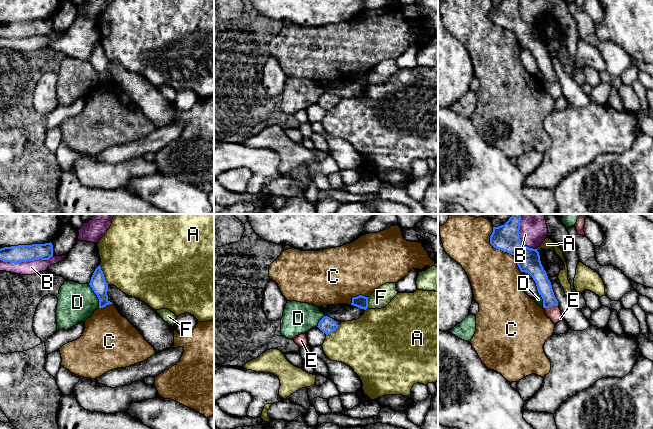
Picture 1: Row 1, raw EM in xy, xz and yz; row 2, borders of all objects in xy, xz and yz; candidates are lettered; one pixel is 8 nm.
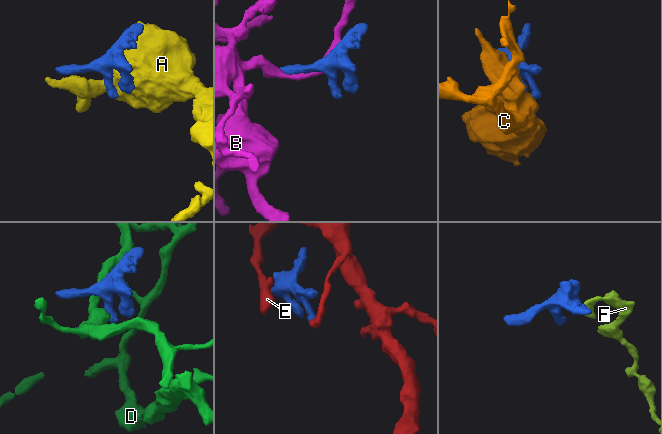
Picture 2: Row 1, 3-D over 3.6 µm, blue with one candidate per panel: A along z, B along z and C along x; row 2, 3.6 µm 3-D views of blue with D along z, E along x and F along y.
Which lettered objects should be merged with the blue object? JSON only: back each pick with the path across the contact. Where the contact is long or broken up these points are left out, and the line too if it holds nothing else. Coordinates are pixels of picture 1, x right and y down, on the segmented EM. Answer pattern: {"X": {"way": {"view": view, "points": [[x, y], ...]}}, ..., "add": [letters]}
{"add": []}

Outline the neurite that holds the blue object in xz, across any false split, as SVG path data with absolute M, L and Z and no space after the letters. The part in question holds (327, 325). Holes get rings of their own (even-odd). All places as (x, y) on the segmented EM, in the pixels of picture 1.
M324 316L318 323L318 328L326 335L334 332L338 328L338 324L332 318Z

